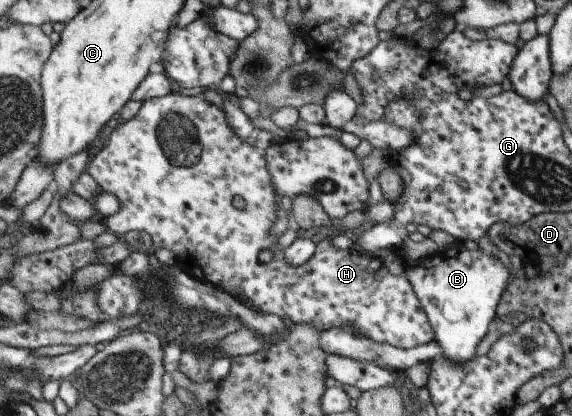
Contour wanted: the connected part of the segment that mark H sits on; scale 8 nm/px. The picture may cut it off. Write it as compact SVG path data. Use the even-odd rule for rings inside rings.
M169 94L165 97L150 99L142 103L139 111L129 120L113 127L106 146L94 156L92 163L88 167L89 173L95 177L102 191L111 193L118 198L120 208L117 213L103 219L110 232L115 233L121 238L128 231L145 231L152 238L155 249L165 247L171 250L176 256L176 264L188 274L192 274L203 282L213 284L215 287L231 295L237 295L253 305L253 309L264 314L277 314L279 317L289 317L295 324L311 323L311 325L320 326L323 330L330 330L339 325L349 325L351 329L357 329L361 335L367 333L377 343L391 344L398 348L415 349L416 347L427 345L436 339L436 330L433 329L432 322L429 321L428 313L419 297L412 281L406 275L396 276L390 272L382 259L377 259L370 254L359 253L355 249L337 249L331 239L324 239L316 245L316 252L313 259L309 259L305 265L295 267L285 259L286 249L279 245L279 236L275 237L271 233L273 225L277 223L277 210L279 208L279 197L276 192L276 185L273 185L272 173L269 173L268 160L265 154L262 154L256 146L251 146L247 141L243 141L237 135L236 129L229 125L227 112L214 103L209 103L203 95L183 95ZM242 196L246 201L245 207L239 209L235 207L234 200ZM263 250L269 250L273 257L267 263L259 262L259 253Z

